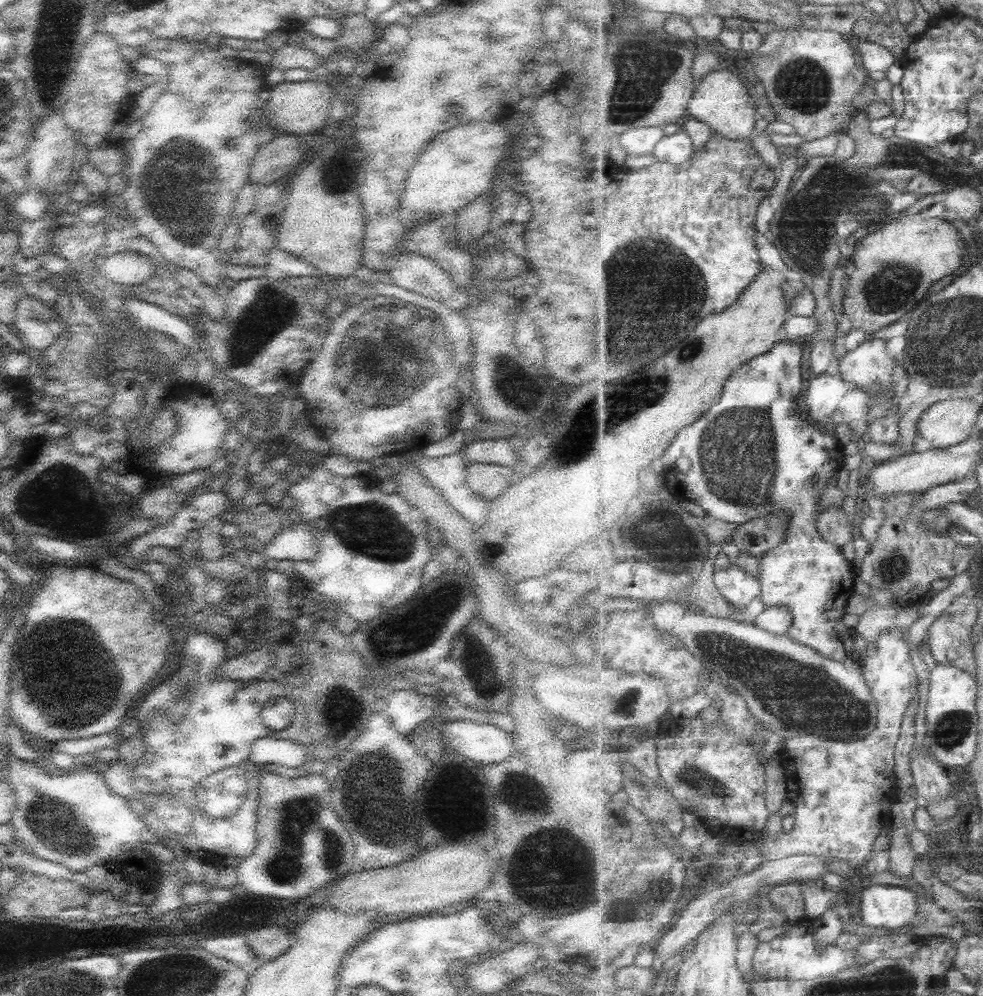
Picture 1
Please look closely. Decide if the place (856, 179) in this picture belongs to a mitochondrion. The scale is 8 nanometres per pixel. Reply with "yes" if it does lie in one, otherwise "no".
yes

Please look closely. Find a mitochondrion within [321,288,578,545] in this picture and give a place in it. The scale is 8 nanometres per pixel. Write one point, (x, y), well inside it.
(380, 365)

